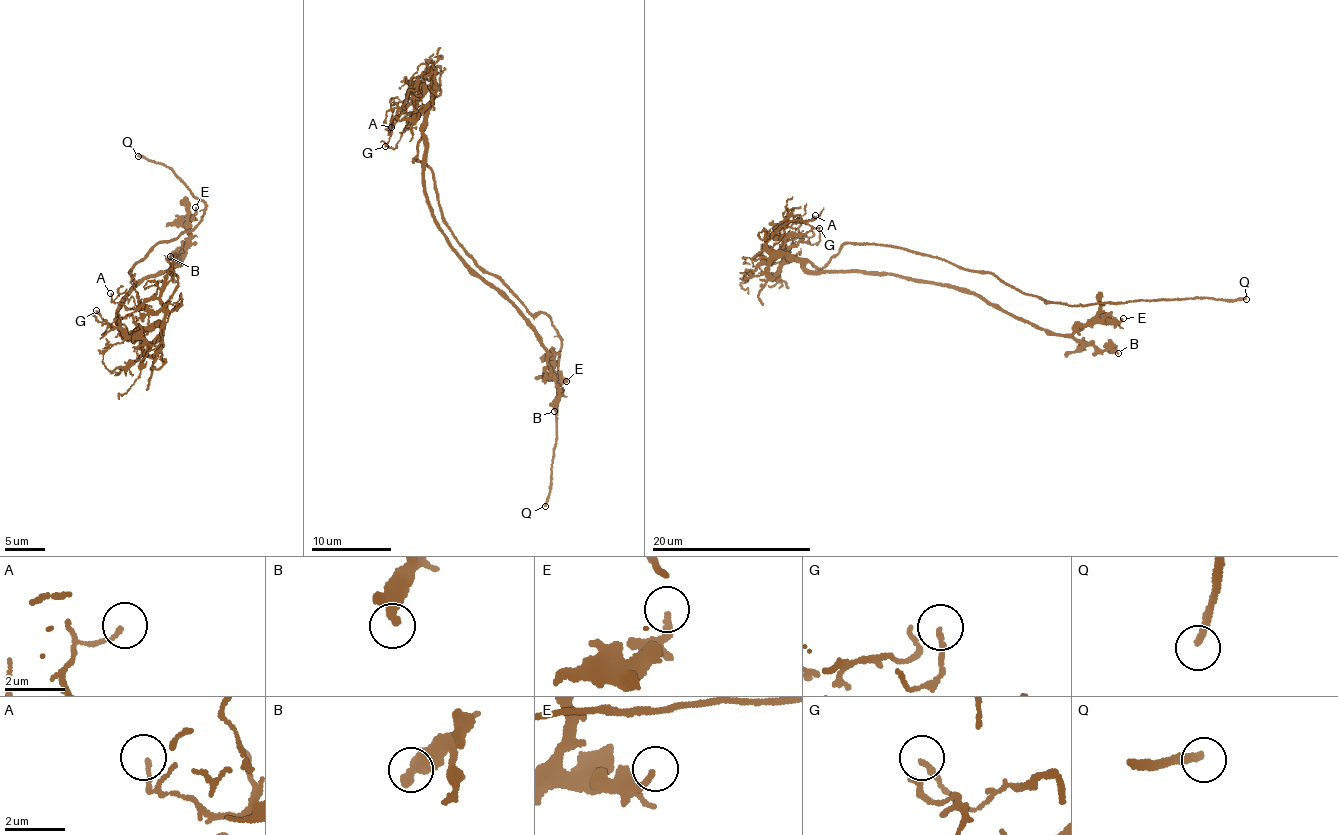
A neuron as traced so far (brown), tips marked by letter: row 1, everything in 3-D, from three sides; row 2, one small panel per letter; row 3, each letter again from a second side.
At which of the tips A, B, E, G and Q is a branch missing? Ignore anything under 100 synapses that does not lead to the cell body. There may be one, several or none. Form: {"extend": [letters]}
{"extend": ["Q"]}

